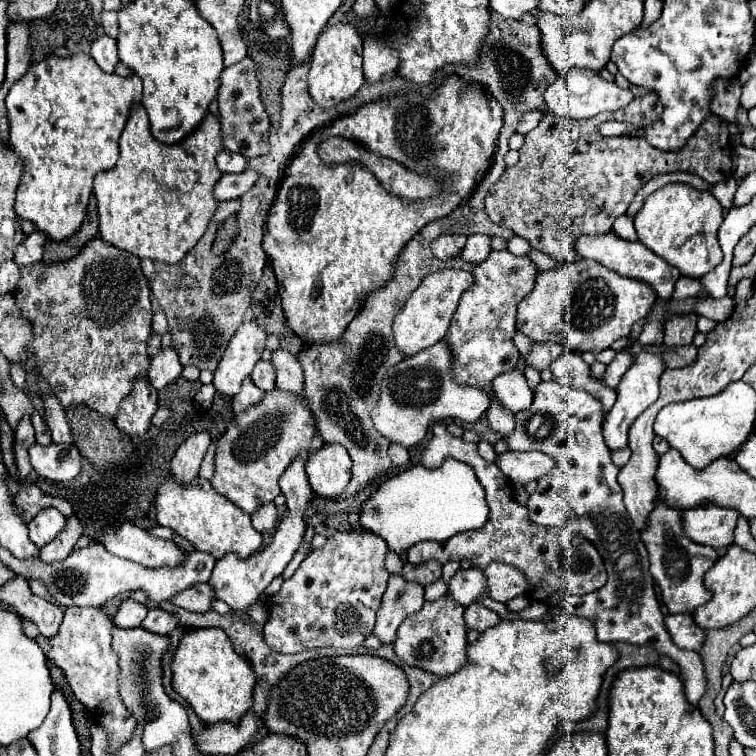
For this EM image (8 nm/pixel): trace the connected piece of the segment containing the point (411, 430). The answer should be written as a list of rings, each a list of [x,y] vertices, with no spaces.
[[[441,340],[437,346],[431,346],[413,358],[405,358],[387,372],[381,382],[381,396],[371,412],[371,418],[381,436],[409,450],[427,436],[433,424],[447,418],[477,422],[487,408],[489,396],[485,392],[471,386],[459,386],[451,380],[451,354],[445,340]]]

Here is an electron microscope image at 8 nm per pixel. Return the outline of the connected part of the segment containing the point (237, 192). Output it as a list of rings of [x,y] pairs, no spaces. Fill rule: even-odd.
[[[249,168],[245,172],[239,172],[239,174],[225,174],[215,184],[213,196],[219,202],[241,198],[245,192],[249,192],[249,188],[255,184],[255,180],[257,180],[257,174],[253,170],[249,170]]]

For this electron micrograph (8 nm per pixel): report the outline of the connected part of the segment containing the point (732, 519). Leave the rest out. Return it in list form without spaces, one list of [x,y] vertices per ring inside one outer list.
[[[709,506],[709,508],[685,510],[681,522],[683,522],[685,536],[689,540],[721,550],[733,542],[733,530],[737,518],[739,514],[735,510]]]

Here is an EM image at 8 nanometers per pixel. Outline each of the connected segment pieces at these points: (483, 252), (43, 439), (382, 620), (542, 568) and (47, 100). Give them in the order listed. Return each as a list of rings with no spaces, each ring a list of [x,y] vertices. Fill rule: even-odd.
[[[473,234],[473,236],[469,236],[469,240],[467,240],[465,248],[461,250],[459,258],[465,260],[465,262],[471,262],[471,264],[481,264],[491,252],[489,244],[491,244],[489,236],[485,236],[485,234],[477,234],[475,236]]]
[[[33,412],[31,414],[31,422],[33,422],[33,428],[35,428],[35,438],[39,444],[51,444],[51,434],[49,434],[49,428],[45,426],[45,422],[41,420],[41,414],[39,412]]]
[[[391,574],[381,600],[381,608],[377,610],[373,636],[377,636],[381,644],[393,644],[403,620],[419,612],[423,602],[423,588],[419,584],[407,582],[403,576]]]
[[[437,424],[433,426],[433,438],[423,450],[421,464],[429,470],[435,470],[441,466],[445,458],[455,458],[459,462],[469,464],[475,470],[487,494],[489,520],[481,530],[455,534],[445,542],[417,542],[415,546],[409,548],[409,554],[407,554],[407,560],[411,564],[423,564],[429,560],[437,560],[439,564],[447,564],[451,560],[457,560],[457,562],[469,560],[473,568],[481,568],[481,570],[485,570],[491,562],[511,564],[525,572],[531,588],[545,586],[547,600],[551,600],[555,594],[555,602],[561,602],[563,596],[589,594],[607,582],[607,570],[603,566],[603,560],[595,550],[595,546],[587,542],[585,536],[575,534],[567,546],[559,544],[559,528],[539,526],[529,520],[527,508],[517,504],[513,498],[513,484],[501,474],[501,470],[493,462],[487,462],[479,456],[477,444],[469,444],[463,438],[455,438],[445,430],[445,424]]]
[[[73,54],[73,56],[67,56],[67,58],[59,58],[59,56],[47,56],[45,60],[41,60],[39,64],[33,64],[25,76],[9,90],[7,94],[7,100],[5,100],[5,106],[7,106],[7,118],[9,118],[9,130],[11,130],[11,146],[15,150],[15,154],[21,158],[23,162],[23,174],[21,174],[21,182],[19,182],[19,188],[17,188],[17,198],[15,198],[15,214],[23,220],[29,220],[37,226],[37,230],[45,232],[47,236],[51,236],[53,240],[61,240],[61,238],[69,238],[69,234],[73,234],[73,230],[77,230],[85,218],[85,208],[87,208],[87,202],[89,202],[89,196],[91,196],[91,190],[93,190],[93,178],[97,172],[101,170],[109,170],[115,166],[117,158],[119,158],[119,136],[123,132],[123,126],[125,126],[125,120],[129,116],[129,110],[131,106],[141,100],[141,90],[143,90],[143,84],[141,84],[141,78],[137,76],[117,76],[117,74],[105,74],[97,62],[93,62],[93,58],[89,54]]]

